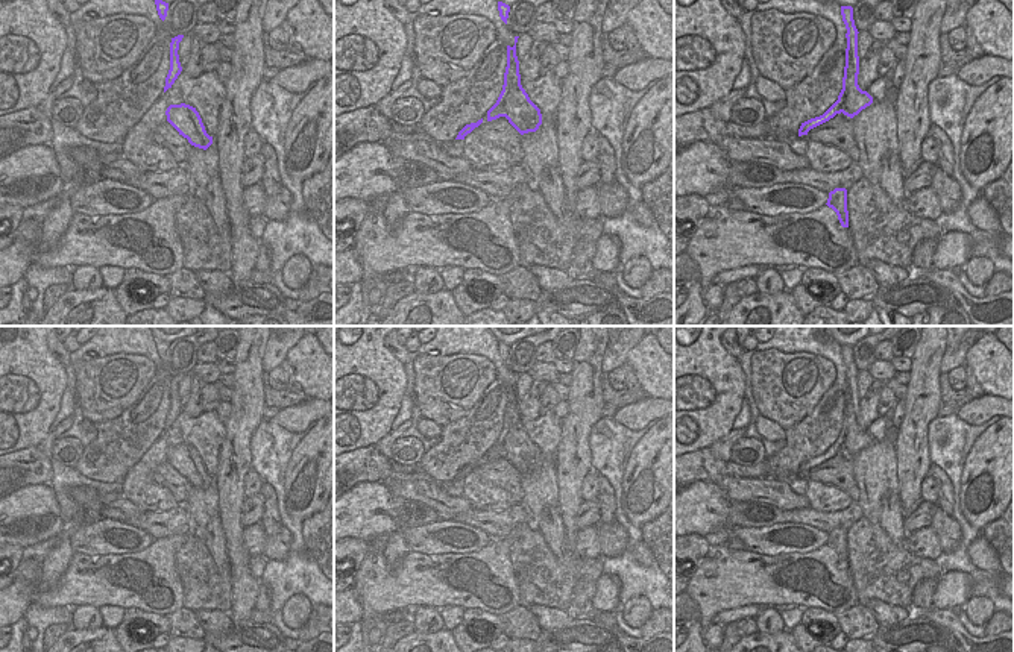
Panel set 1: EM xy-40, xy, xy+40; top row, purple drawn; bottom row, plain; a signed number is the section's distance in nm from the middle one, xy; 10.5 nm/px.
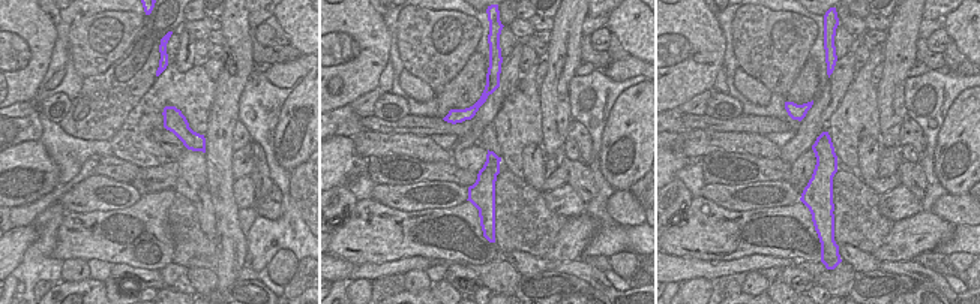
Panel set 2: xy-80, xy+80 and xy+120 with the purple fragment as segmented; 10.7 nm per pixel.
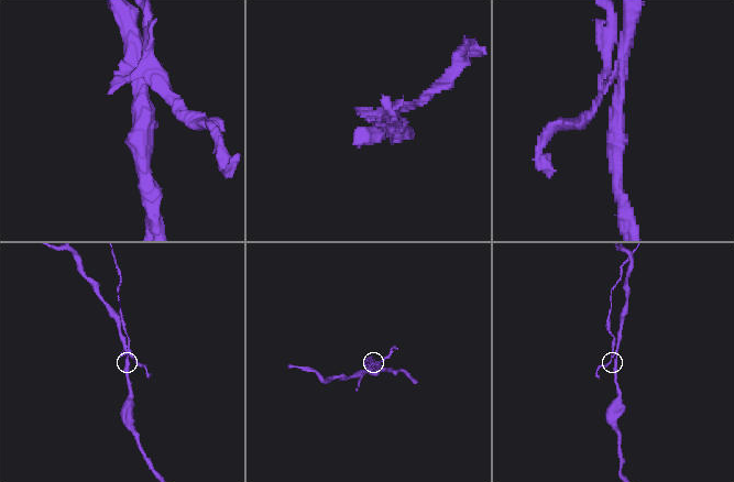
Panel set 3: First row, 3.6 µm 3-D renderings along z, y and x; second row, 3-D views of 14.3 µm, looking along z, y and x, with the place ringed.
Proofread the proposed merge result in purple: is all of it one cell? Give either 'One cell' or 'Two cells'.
Two cells

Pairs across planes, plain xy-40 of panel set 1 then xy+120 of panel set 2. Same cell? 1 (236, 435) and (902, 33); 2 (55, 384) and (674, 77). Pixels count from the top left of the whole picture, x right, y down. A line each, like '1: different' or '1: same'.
1: same
2: same

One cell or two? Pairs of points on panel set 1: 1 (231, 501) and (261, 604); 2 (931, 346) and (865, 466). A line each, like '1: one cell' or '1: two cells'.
1: two cells
2: two cells

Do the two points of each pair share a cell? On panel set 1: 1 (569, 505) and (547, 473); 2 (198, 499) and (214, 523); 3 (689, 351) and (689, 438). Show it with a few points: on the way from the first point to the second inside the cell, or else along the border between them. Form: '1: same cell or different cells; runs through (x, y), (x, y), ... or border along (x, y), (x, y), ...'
1: different cells; border along (554, 463), (559, 505)
2: different cells; border along (217, 513), (207, 525), (204, 542)
3: same cell; runs through (692, 372), (695, 375), (689, 381), (689, 417)

